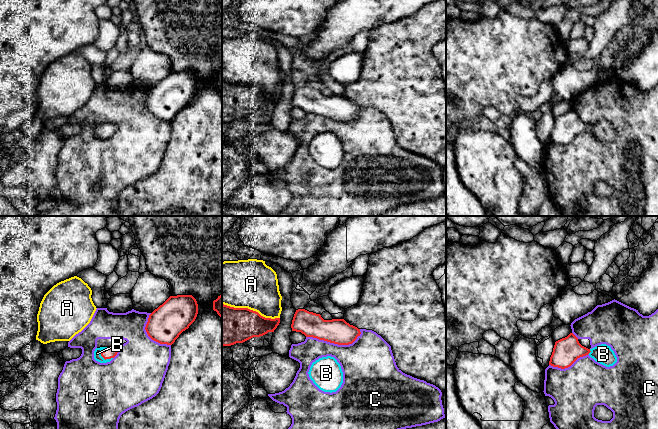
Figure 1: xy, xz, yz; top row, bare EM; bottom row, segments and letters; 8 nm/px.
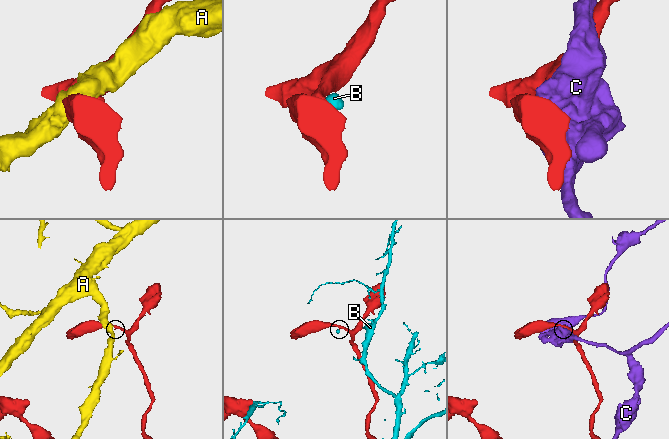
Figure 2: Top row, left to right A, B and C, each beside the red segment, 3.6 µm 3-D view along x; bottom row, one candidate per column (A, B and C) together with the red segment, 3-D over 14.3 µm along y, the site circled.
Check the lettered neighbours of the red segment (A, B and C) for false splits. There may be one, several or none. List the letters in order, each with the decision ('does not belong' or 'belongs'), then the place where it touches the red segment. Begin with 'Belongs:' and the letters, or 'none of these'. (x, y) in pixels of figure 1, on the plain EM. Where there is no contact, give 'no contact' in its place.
Belongs: B
A: does not belong; contact xz (251, 86)
B: belongs; contact xy (101, 129)
C: does not belong; contact xz (334, 119)

